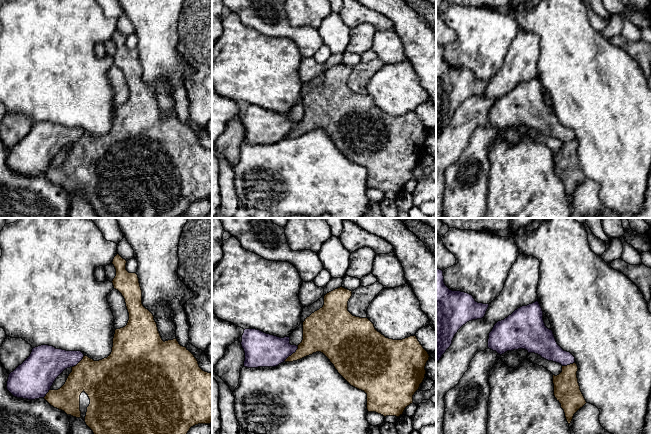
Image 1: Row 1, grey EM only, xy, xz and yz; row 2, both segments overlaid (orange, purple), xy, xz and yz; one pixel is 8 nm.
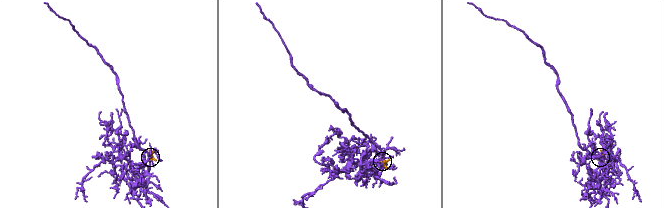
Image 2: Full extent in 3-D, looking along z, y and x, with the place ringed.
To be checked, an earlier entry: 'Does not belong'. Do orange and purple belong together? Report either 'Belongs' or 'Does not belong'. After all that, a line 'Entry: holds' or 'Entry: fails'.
Does not belong
Entry: holds

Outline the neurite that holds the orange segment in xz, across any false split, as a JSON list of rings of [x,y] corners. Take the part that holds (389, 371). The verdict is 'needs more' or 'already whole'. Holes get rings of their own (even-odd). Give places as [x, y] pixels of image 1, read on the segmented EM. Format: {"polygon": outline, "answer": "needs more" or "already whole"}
{"polygon": [[[343,287],[327,293],[324,296],[323,307],[312,313],[303,322],[303,340],[298,345],[296,352],[285,362],[297,361],[313,353],[321,352],[351,386],[367,394],[368,412],[376,412],[384,417],[399,417],[405,408],[413,403],[413,395],[425,378],[425,366],[430,356],[415,335],[402,340],[389,339],[378,332],[368,318],[353,316],[348,311],[348,301],[351,296],[352,291]]], "answer": "already whole"}

